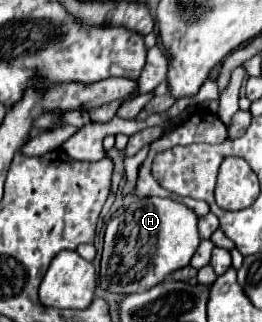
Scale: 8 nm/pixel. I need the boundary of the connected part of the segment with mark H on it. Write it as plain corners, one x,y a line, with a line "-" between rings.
143,197
129,203
107,223
101,255
99,283
111,293
139,293
161,283
169,273
189,265
199,247
197,215
179,201
163,197

